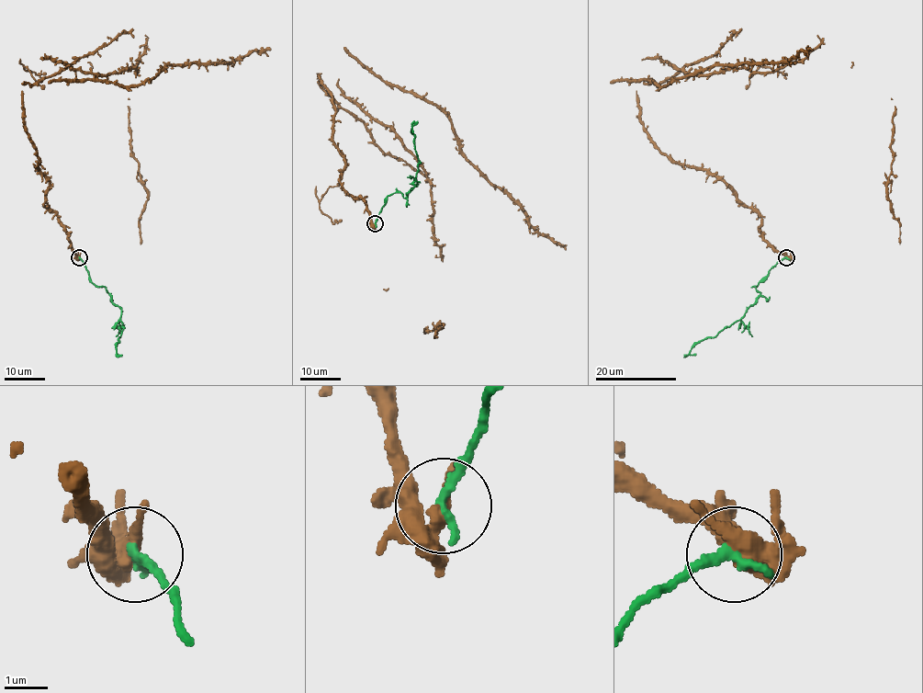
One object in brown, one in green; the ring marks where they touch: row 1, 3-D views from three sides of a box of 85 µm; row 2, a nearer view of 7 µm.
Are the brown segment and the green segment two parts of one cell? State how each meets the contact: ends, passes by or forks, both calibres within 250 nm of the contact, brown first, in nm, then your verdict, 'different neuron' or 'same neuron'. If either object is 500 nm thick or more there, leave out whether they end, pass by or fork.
brown forks | green ends | 380/280 nm | different neuron

